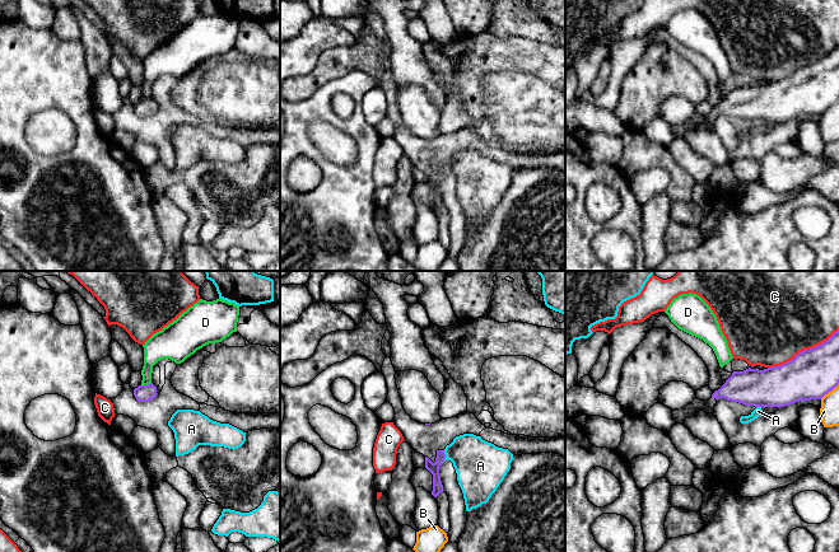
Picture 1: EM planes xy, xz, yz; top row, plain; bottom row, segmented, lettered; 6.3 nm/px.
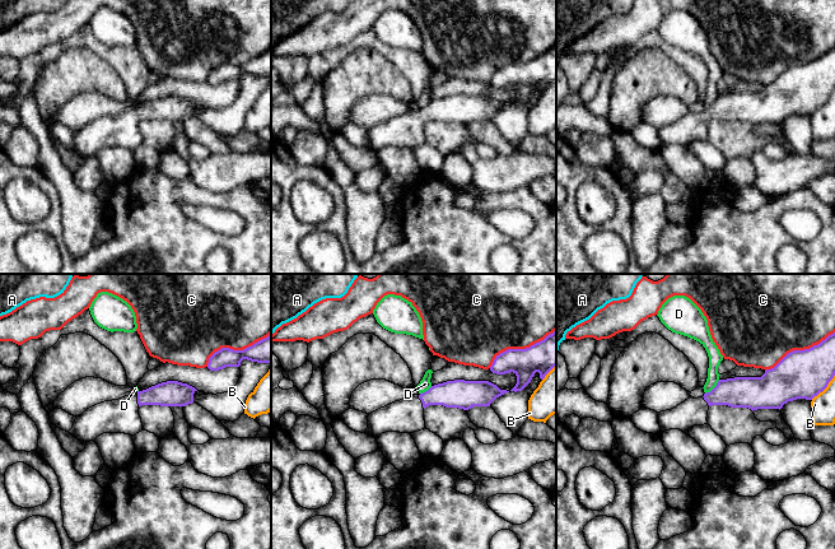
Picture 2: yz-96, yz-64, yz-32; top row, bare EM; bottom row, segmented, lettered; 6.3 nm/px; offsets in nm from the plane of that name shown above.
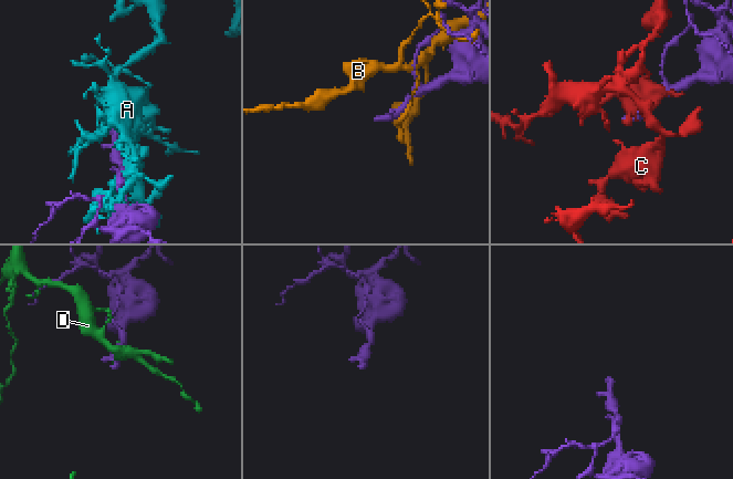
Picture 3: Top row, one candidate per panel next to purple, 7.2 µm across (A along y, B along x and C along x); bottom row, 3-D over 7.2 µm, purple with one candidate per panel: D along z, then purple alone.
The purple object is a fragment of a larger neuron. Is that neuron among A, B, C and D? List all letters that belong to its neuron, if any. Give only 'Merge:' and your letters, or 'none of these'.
Merge: none of these

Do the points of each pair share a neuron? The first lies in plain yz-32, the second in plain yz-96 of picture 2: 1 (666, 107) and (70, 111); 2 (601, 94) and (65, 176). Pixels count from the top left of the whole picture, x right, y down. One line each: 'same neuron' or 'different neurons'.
1: same neuron
2: same neuron

